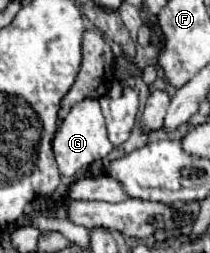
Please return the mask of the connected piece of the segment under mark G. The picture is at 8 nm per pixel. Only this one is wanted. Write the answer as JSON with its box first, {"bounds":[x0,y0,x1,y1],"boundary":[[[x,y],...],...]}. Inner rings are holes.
{"bounds":[53,100,113,176],"boundary":[[[81,100],[71,108],[67,118],[61,122],[61,128],[57,130],[57,136],[53,140],[53,152],[57,158],[59,172],[65,176],[73,176],[79,168],[87,168],[91,162],[105,158],[113,150],[113,144],[107,138],[105,120],[99,108],[97,100]]]}

